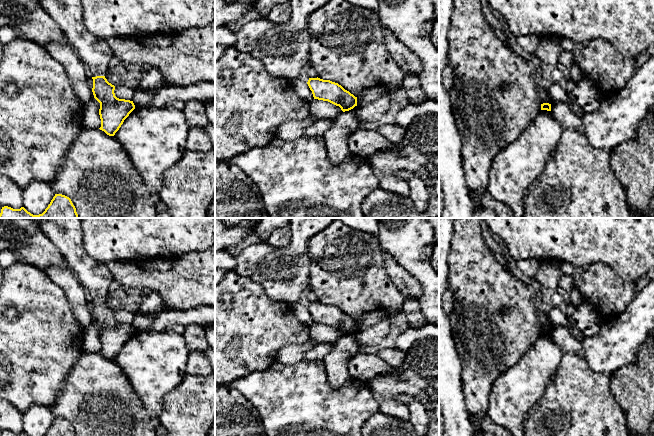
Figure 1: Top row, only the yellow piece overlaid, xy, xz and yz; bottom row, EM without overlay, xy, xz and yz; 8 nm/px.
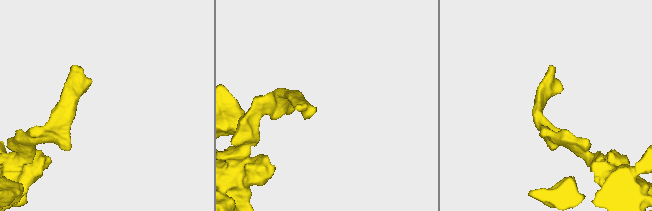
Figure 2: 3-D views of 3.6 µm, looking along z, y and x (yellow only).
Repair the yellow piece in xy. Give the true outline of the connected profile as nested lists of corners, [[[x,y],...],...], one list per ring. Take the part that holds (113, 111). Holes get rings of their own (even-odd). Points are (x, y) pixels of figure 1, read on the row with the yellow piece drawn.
[[[38,0],[46,12],[60,26],[68,43],[92,76],[94,98],[100,103],[100,130],[114,136],[124,120],[135,109],[133,101],[115,96],[115,86],[107,81],[105,75],[114,57],[107,40],[90,34],[83,22],[81,0]]]

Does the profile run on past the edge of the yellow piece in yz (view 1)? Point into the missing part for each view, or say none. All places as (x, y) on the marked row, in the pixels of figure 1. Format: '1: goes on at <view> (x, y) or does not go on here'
1: does not go on here

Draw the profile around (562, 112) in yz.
[[[559,101],[551,102],[551,113],[564,130],[576,129],[585,133],[582,117],[577,115],[567,104]]]

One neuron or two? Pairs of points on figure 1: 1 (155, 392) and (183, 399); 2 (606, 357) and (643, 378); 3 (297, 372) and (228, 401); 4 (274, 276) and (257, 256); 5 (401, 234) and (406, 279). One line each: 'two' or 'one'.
1: two
2: two
3: two
4: one
5: two

